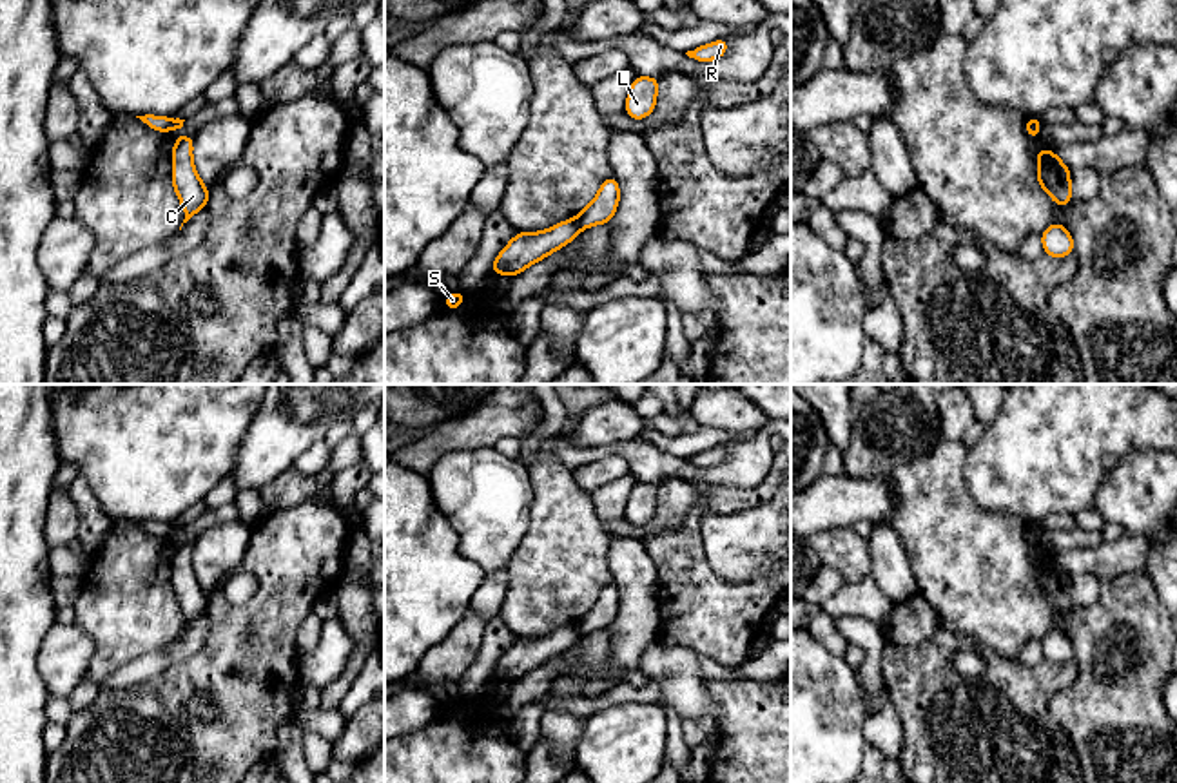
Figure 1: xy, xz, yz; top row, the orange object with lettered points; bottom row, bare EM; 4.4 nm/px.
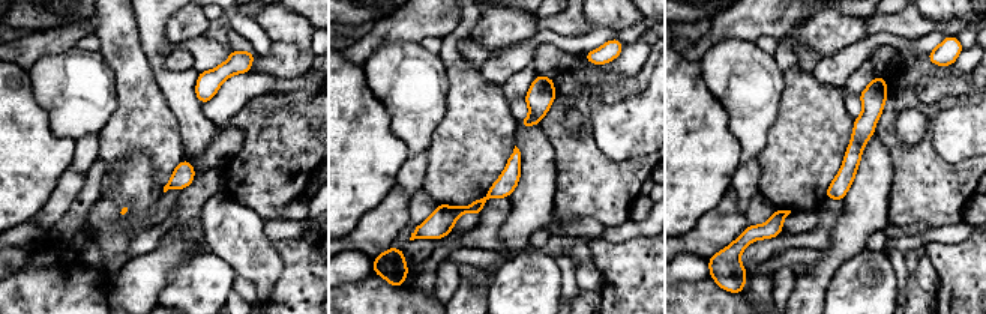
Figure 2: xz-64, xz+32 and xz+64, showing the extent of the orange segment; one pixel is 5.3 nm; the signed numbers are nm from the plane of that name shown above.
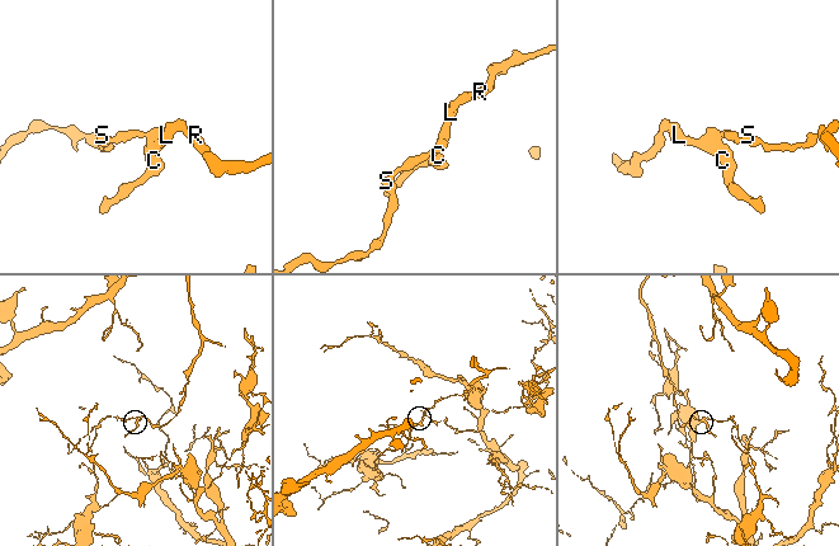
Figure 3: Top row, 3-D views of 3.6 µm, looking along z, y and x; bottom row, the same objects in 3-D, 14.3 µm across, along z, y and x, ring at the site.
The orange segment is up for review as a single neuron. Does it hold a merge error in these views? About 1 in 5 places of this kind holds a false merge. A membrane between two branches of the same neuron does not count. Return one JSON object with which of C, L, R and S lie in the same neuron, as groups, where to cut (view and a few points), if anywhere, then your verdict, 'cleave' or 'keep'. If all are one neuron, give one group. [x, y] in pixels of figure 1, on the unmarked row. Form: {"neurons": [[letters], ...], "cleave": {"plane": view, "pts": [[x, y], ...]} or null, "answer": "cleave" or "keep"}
{"neurons": [["C", "L", "R"], ["S"]], "cleave": {"plane": "xz", "pts": [[573, 626], [581, 635]]}, "answer": "cleave"}

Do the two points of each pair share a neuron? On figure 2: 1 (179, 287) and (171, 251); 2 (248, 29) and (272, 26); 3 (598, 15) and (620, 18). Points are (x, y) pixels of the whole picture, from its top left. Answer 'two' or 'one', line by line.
1: two
2: two
3: one

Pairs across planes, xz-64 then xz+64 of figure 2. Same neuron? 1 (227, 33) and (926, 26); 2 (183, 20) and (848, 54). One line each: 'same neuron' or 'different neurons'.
1: same neuron
2: different neurons

